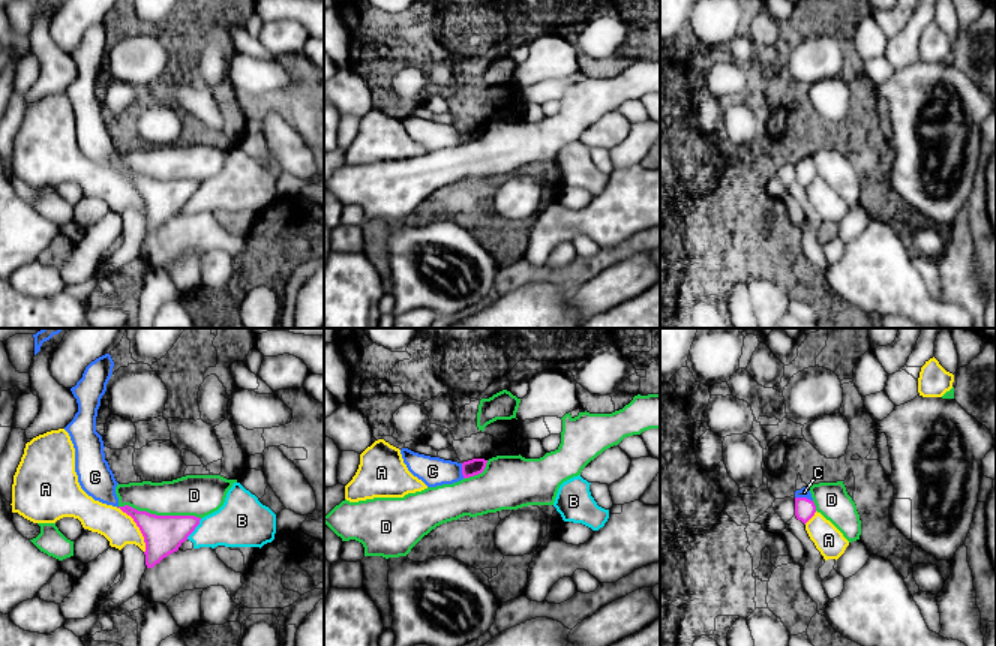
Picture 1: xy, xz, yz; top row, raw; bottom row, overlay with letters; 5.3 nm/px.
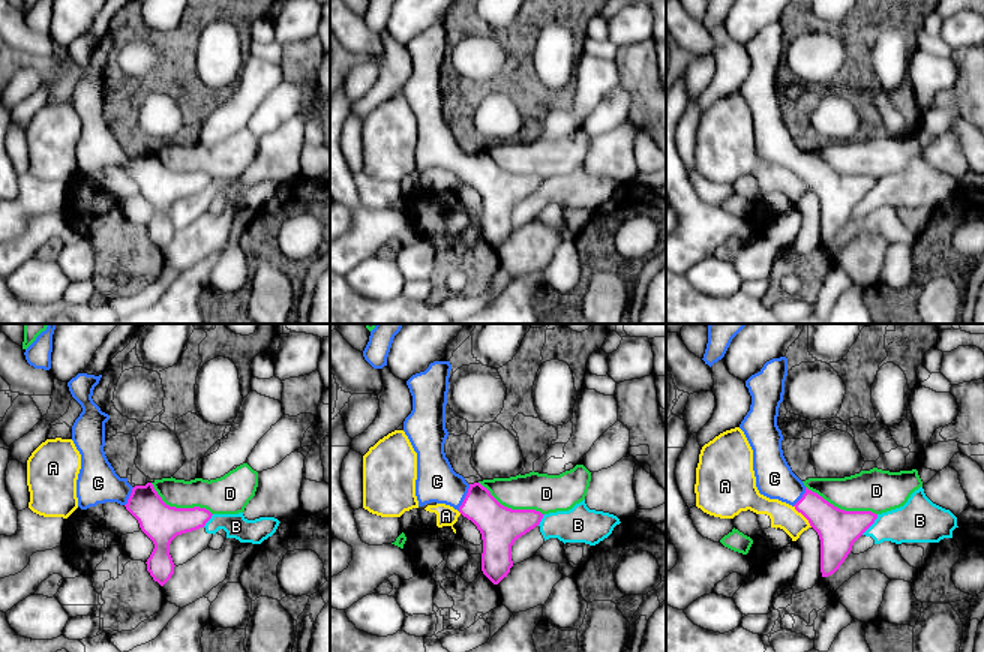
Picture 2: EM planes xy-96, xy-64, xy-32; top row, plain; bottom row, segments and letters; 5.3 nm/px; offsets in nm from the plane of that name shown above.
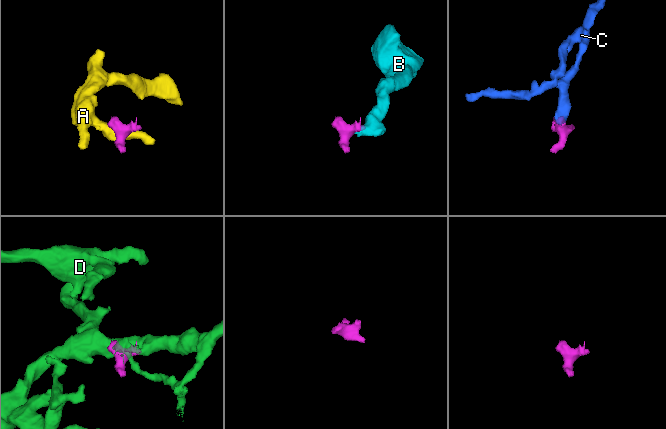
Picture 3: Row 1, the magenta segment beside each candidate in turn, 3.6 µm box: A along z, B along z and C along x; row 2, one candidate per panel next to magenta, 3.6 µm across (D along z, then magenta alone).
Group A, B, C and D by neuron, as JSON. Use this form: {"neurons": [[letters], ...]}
{"neurons": [["A"], ["B"], ["C"], ["D"]]}

